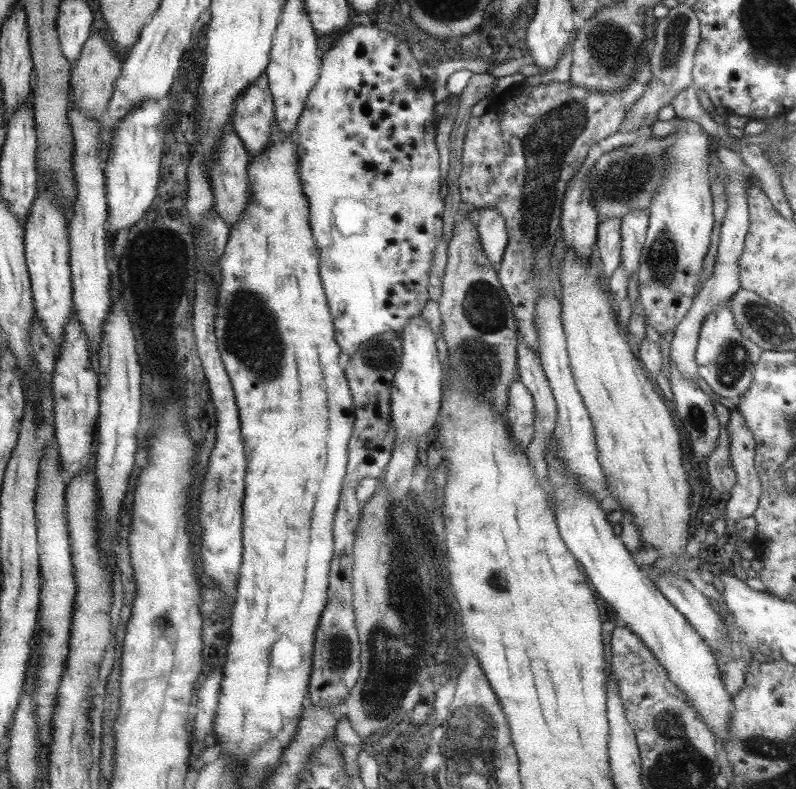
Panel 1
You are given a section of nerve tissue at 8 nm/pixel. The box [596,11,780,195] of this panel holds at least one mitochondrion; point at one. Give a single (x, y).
(671, 51)

